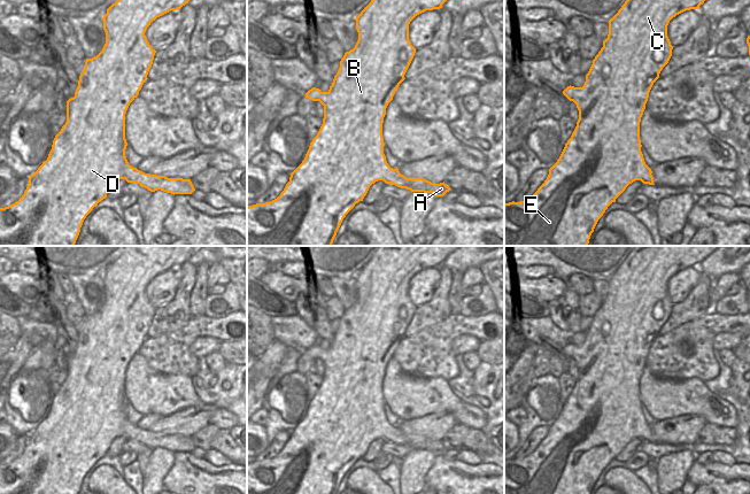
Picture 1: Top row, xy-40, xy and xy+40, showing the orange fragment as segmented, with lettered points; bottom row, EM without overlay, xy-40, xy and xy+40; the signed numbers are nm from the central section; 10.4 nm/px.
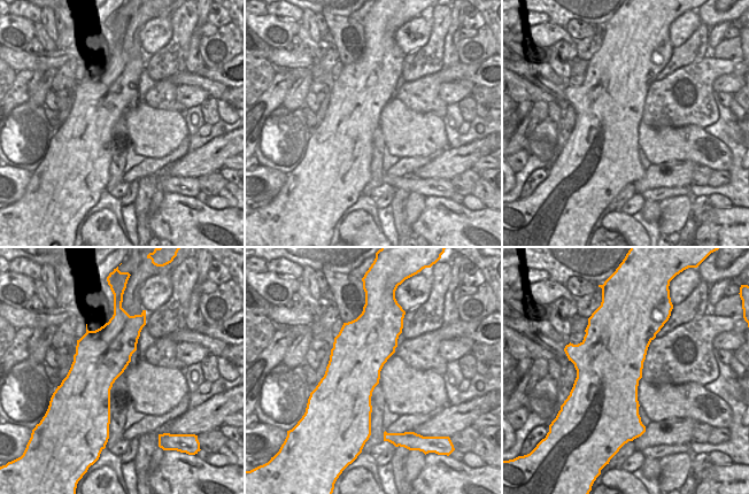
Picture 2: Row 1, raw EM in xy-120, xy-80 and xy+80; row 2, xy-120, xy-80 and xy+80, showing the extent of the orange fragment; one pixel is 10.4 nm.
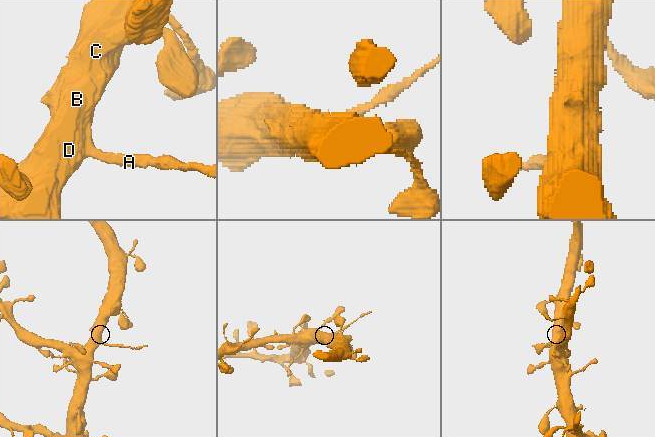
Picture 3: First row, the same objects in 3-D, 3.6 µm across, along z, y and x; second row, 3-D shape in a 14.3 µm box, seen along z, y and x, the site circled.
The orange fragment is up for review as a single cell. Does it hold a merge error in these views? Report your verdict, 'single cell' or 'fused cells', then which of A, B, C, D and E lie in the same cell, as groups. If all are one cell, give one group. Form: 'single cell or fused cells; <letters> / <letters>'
fused cells; A / B C D E

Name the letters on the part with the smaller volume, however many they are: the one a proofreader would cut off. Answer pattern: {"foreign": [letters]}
{"foreign": ["A"]}

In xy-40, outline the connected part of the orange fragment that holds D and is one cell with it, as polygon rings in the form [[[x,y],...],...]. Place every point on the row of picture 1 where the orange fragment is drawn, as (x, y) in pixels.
[[[117,0],[102,17],[106,44],[92,59],[86,59],[79,76],[75,97],[67,101],[67,122],[55,136],[46,161],[29,177],[29,185],[15,203],[0,208],[0,246],[75,246],[86,216],[98,206],[116,179],[140,172],[129,164],[125,149],[125,114],[138,97],[153,64],[156,51],[149,45],[145,32],[153,21],[178,10],[190,0]]]

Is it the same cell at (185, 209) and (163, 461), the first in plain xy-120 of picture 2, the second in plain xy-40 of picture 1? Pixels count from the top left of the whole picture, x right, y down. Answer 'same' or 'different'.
different

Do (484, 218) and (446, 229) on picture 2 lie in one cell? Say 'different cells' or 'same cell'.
same cell

